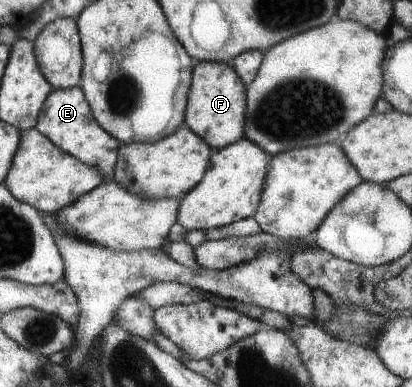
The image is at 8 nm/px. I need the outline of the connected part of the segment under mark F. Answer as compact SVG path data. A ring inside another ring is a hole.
M198 61L192 73L187 96L184 126L202 137L214 150L244 138L246 88L232 65L223 62Z

